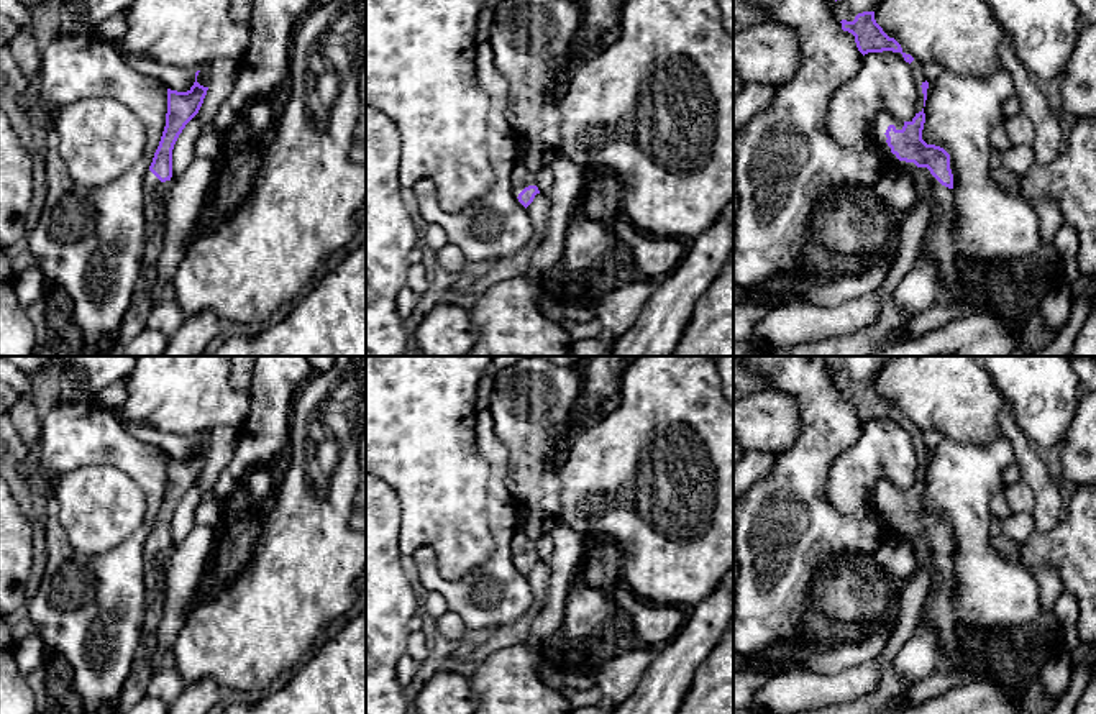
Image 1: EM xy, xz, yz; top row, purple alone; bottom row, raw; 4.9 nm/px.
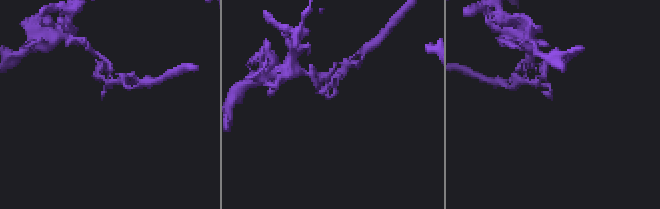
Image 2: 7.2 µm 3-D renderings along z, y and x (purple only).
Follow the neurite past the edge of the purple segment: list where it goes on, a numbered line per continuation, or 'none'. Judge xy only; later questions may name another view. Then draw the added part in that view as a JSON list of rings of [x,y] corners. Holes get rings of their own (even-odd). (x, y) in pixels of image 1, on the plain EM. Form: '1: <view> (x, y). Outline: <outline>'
1: xy (141, 672). Outline: [[[151,538],[143,550],[144,568],[144,599],[146,612],[141,627],[141,642],[135,653],[130,675],[116,699],[113,714],[126,714],[136,703],[146,696],[148,684],[154,675],[154,653],[158,647],[158,629],[166,604],[166,571],[164,561],[172,550],[161,550]]]

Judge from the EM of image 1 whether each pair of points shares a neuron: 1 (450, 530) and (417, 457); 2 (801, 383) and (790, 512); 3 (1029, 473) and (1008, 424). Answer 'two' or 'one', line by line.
1: one
2: one
3: one

